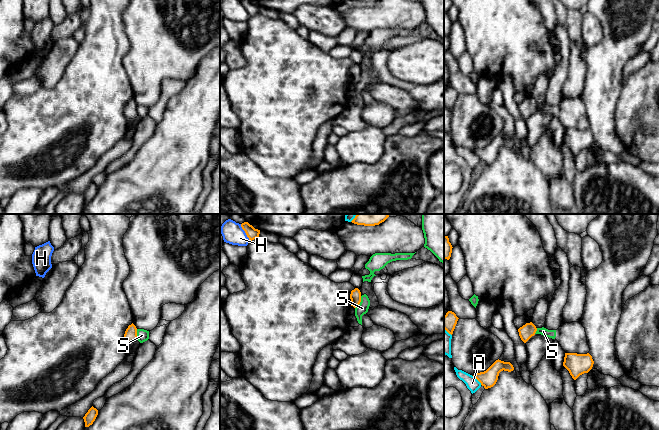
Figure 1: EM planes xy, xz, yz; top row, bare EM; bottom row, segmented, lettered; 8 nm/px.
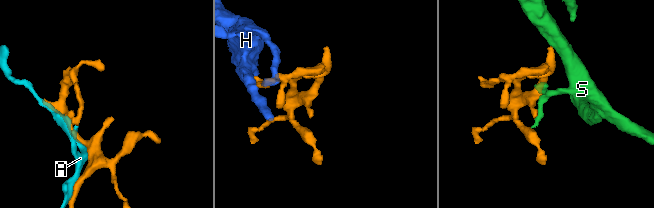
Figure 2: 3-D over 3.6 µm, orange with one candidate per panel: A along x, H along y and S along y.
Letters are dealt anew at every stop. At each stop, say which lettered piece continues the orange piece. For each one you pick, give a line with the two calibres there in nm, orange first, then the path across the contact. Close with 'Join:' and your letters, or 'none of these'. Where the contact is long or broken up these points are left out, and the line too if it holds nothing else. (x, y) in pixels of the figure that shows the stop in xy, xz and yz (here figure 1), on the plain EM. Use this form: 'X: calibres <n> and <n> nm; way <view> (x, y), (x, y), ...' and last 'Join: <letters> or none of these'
Join: none of these

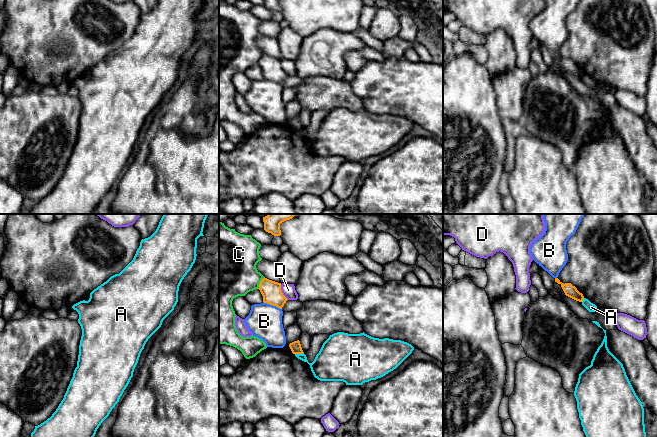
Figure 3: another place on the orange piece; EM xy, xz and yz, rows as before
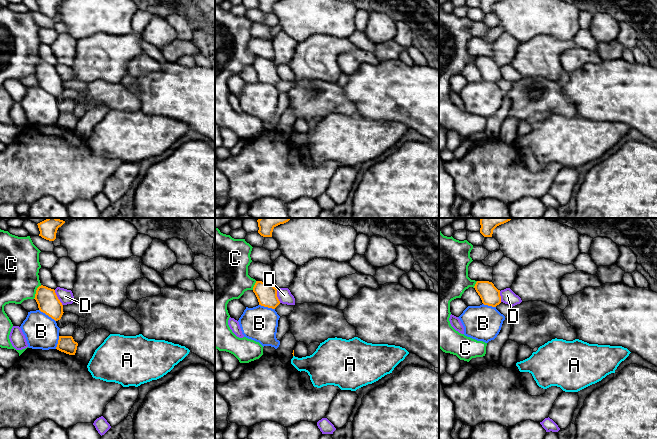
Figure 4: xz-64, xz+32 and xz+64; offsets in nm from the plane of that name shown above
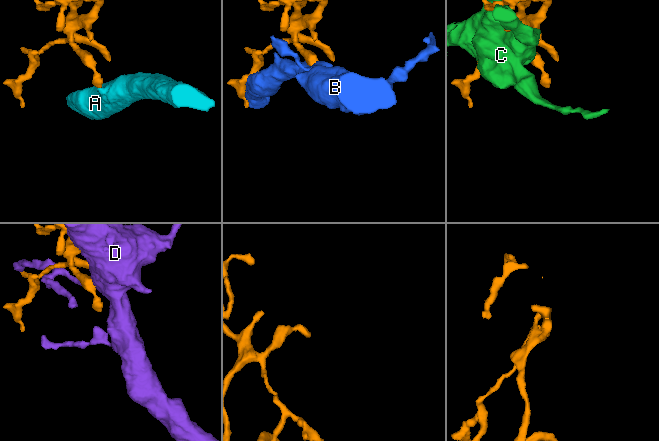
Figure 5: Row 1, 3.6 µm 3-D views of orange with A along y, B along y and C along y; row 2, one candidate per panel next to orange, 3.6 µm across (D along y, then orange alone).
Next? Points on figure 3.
Join: none of these

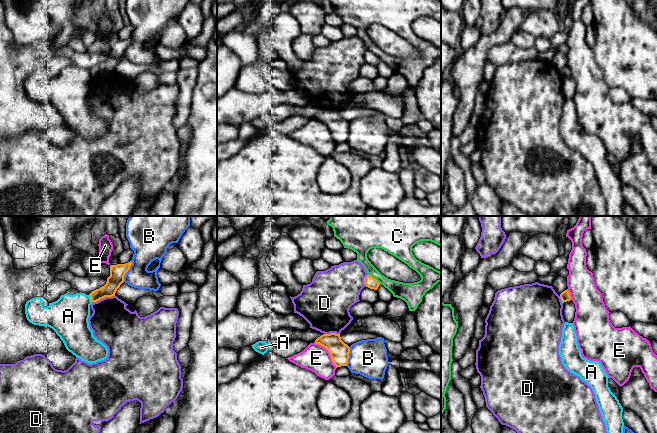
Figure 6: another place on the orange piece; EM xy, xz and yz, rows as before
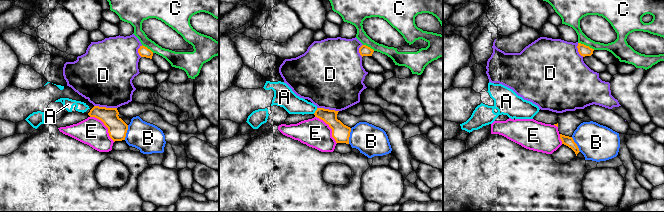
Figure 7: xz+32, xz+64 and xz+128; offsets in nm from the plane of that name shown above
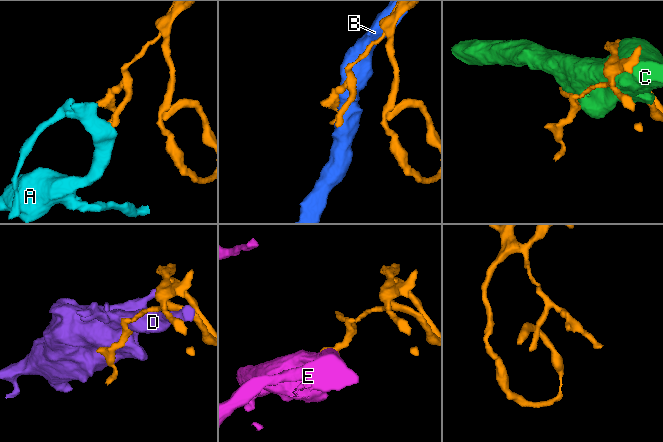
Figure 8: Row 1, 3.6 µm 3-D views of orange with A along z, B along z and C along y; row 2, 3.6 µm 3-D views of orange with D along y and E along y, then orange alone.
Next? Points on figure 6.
Join: none of these

